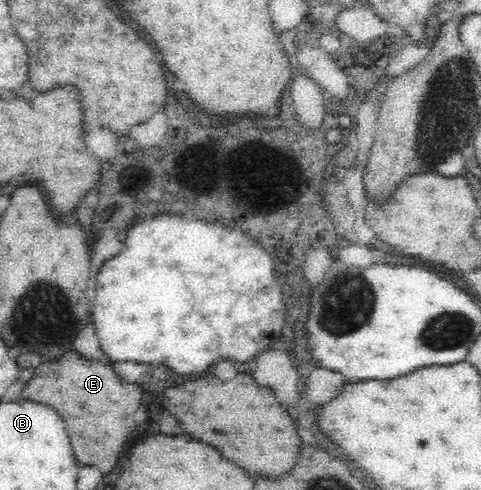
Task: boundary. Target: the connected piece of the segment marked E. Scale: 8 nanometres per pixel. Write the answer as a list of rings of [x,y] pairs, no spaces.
[[[64,352],[58,360],[42,362],[35,368],[20,397],[50,404],[66,424],[78,464],[96,464],[106,474],[114,468],[126,448],[126,438],[136,428],[140,394],[142,388],[120,380],[110,364],[86,360],[76,352]]]

